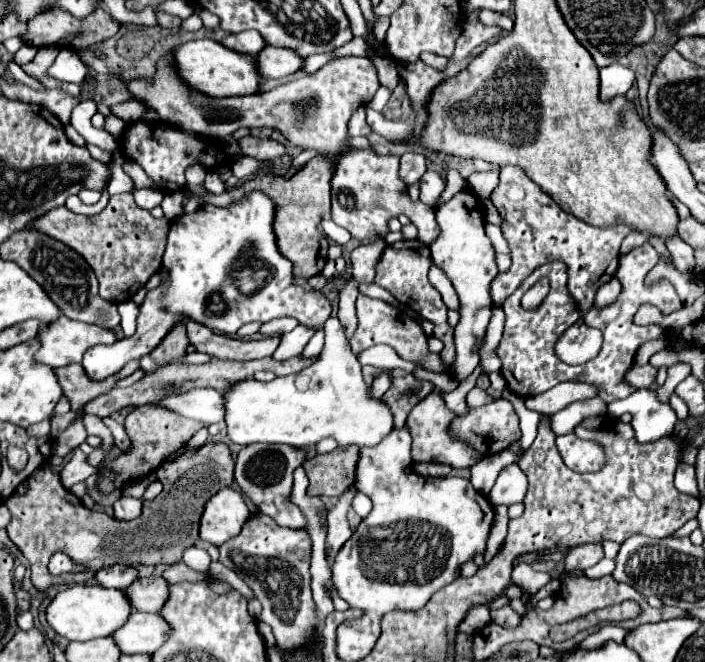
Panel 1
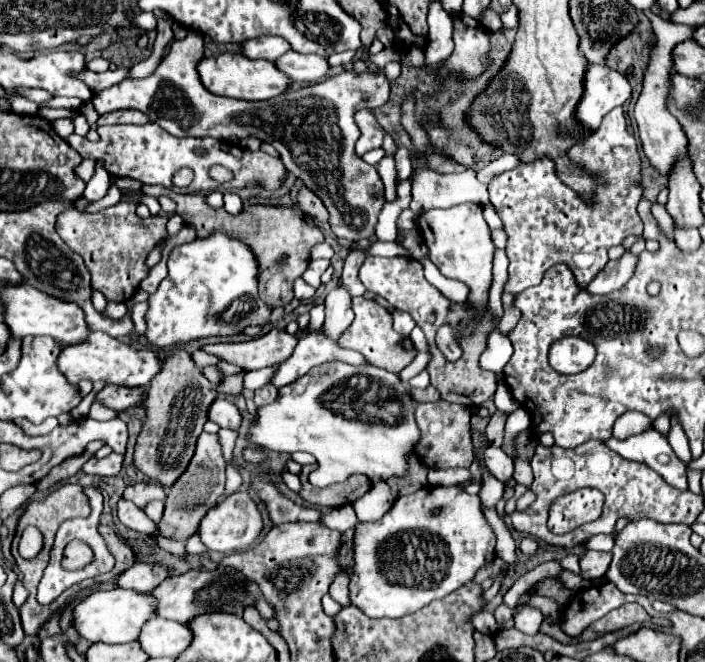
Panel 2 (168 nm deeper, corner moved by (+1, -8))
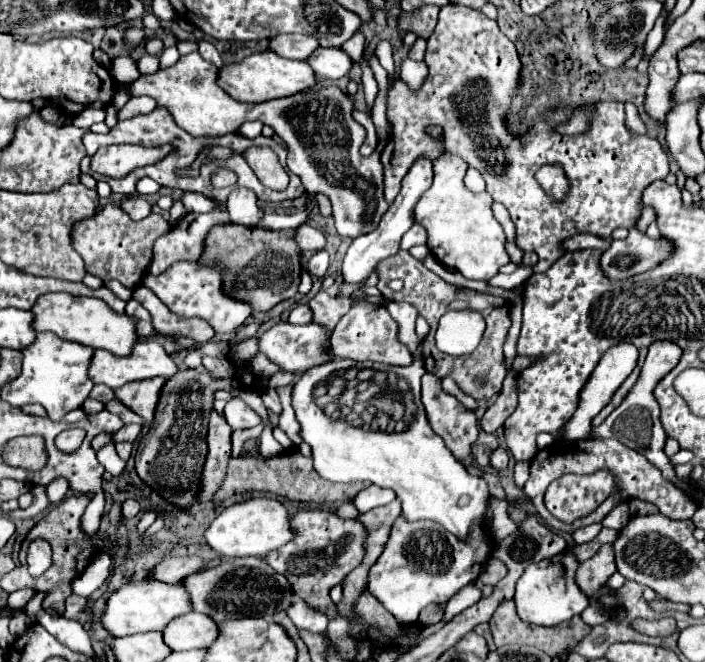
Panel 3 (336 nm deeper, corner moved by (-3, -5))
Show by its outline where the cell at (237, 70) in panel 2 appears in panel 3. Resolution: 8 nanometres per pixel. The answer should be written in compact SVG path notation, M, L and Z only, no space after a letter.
M271 50L251 54L249 58L241 60L239 64L225 66L219 72L219 86L231 98L235 98L239 102L249 102L249 104L259 104L259 102L267 102L267 100L275 100L275 98L293 96L297 92L311 90L315 84L317 84L317 76L315 76L313 68L305 60L281 58Z

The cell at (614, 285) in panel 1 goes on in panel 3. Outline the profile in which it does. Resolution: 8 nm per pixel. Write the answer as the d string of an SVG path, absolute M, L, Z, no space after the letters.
M637 222L631 226L625 240L613 240L609 250L601 258L601 268L609 278L621 280L655 268L673 254L673 244L663 236L653 240L637 230Z

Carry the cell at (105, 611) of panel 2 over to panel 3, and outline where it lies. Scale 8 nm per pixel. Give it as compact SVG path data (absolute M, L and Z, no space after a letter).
M139 580L139 582L127 582L119 590L113 592L113 596L107 602L105 614L103 614L103 626L107 632L111 632L115 638L137 634L137 632L151 632L151 630L163 630L173 618L191 612L191 598L185 590L185 586L179 584L165 584L159 580Z

